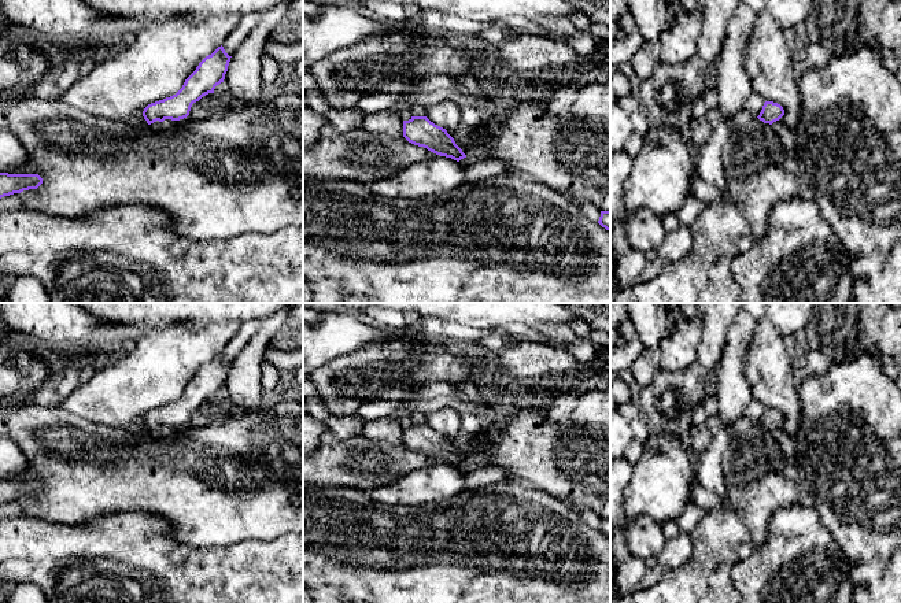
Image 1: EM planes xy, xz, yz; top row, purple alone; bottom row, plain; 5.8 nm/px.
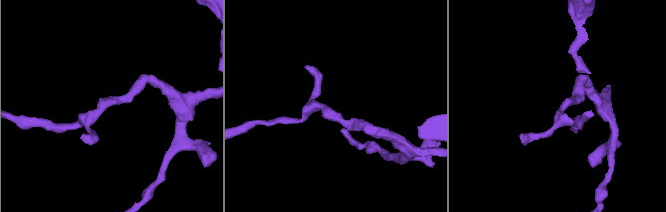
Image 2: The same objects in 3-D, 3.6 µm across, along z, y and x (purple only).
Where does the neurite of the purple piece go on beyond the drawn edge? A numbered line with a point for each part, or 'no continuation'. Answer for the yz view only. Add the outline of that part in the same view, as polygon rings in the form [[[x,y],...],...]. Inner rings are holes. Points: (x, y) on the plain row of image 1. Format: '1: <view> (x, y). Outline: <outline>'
no continuation

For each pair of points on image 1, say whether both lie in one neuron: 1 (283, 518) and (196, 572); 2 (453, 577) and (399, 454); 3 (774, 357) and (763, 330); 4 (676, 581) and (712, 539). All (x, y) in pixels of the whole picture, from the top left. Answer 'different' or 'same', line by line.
1: different
2: different
3: same
4: same

